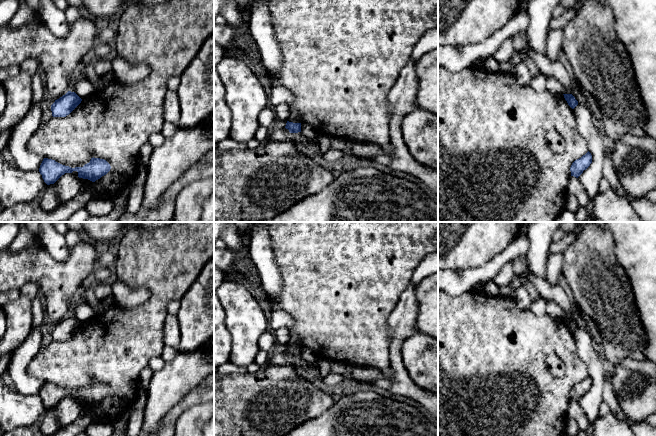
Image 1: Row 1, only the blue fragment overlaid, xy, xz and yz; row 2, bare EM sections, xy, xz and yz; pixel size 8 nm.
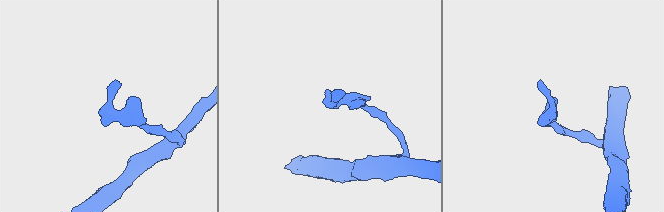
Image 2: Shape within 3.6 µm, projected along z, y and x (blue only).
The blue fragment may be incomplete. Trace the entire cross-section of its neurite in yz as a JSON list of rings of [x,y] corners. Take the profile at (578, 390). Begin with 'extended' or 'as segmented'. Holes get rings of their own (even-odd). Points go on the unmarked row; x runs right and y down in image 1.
as segmented | [[[588,375],[581,382],[575,384],[572,387],[570,391],[571,400],[578,402],[583,397],[583,395],[586,394],[590,390],[591,387],[592,387],[592,379]]]

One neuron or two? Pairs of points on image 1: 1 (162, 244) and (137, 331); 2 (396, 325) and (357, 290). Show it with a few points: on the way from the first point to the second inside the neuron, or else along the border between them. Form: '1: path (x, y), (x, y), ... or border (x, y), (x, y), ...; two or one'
1: path (162, 266), (162, 292), (155, 309); one
2: border (399, 297), (398, 303), (388, 318), (389, 341); two

